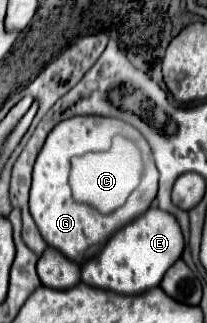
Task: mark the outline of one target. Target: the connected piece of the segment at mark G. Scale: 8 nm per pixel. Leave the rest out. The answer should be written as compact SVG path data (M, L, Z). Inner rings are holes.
M75 116L69 120L59 122L47 136L45 146L41 148L35 168L33 168L33 186L31 186L31 198L29 198L29 210L31 216L35 218L35 224L43 236L43 240L57 248L59 252L63 252L69 260L83 264L87 260L87 250L93 248L95 244L105 244L111 234L115 234L115 230L123 228L125 224L129 224L131 220L135 220L137 216L141 216L143 212L147 212L147 208L151 206L151 202L155 200L157 194L157 180L159 180L159 172L153 164L151 158L151 150L149 144L145 142L143 134L139 134L139 130L135 130L135 126L119 120L119 118L103 118L103 116ZM115 134L123 134L127 138L135 138L143 158L145 158L145 174L141 184L133 190L131 198L125 202L125 206L121 206L119 210L115 210L113 214L97 214L97 210L93 210L87 204L79 204L71 198L71 188L69 188L69 168L71 168L71 158L79 158L89 152L101 152L107 150L107 144L111 144L111 138Z

